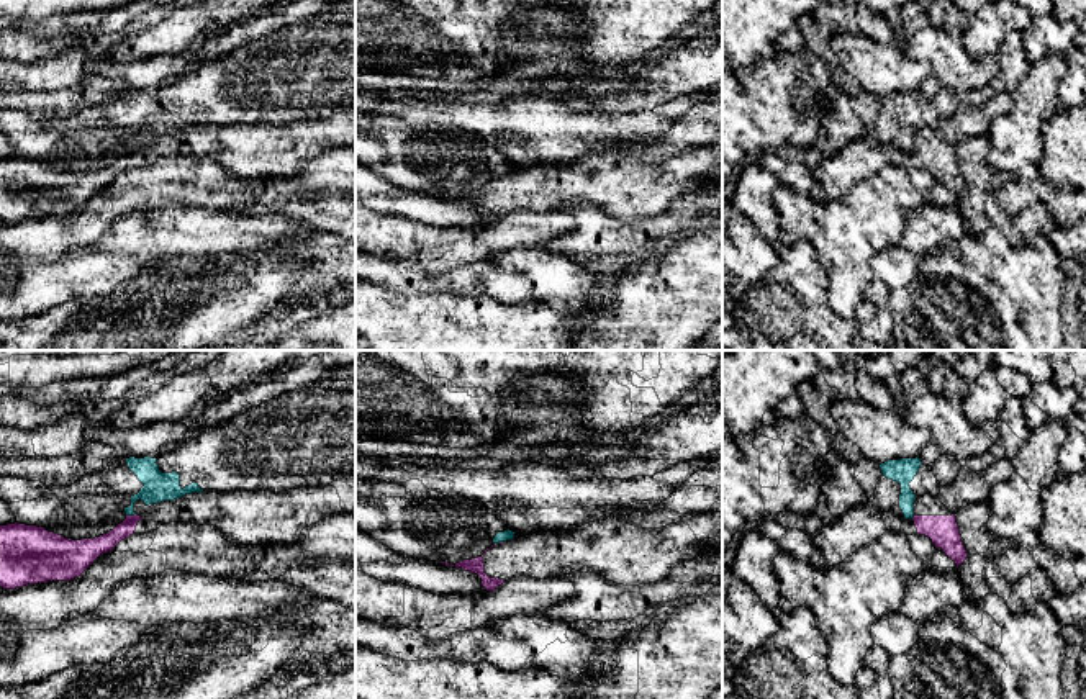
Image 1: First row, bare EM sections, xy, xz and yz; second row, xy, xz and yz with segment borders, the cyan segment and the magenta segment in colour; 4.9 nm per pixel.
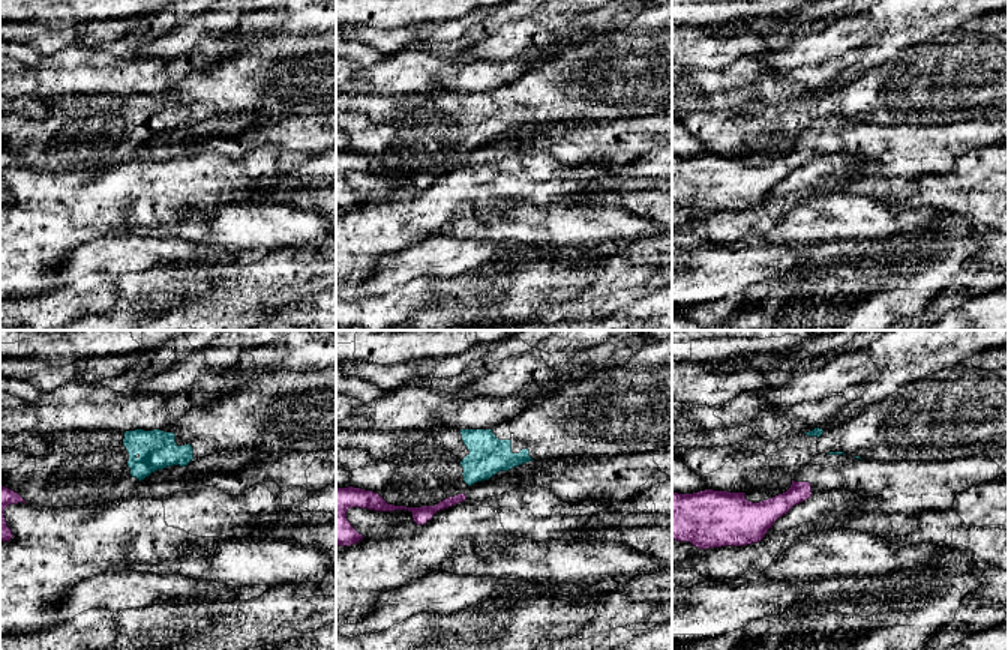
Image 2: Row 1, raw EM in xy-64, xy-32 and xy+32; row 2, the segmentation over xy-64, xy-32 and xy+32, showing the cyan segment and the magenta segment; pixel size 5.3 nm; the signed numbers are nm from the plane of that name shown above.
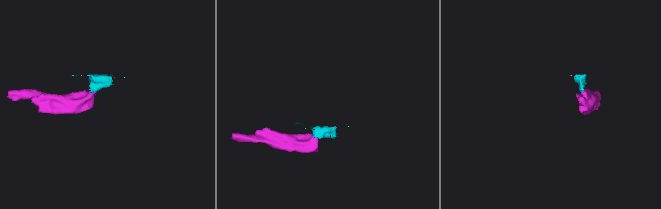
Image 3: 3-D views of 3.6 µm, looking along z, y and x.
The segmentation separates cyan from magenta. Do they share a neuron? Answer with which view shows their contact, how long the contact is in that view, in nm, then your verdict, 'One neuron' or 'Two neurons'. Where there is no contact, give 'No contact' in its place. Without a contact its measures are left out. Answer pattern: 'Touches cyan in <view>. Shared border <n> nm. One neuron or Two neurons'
Touches cyan in xy. Shared border 50 nm. Two neurons

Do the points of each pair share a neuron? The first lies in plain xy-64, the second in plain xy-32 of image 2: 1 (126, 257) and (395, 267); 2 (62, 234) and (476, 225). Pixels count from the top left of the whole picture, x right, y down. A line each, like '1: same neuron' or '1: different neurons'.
1: same neuron
2: different neurons

